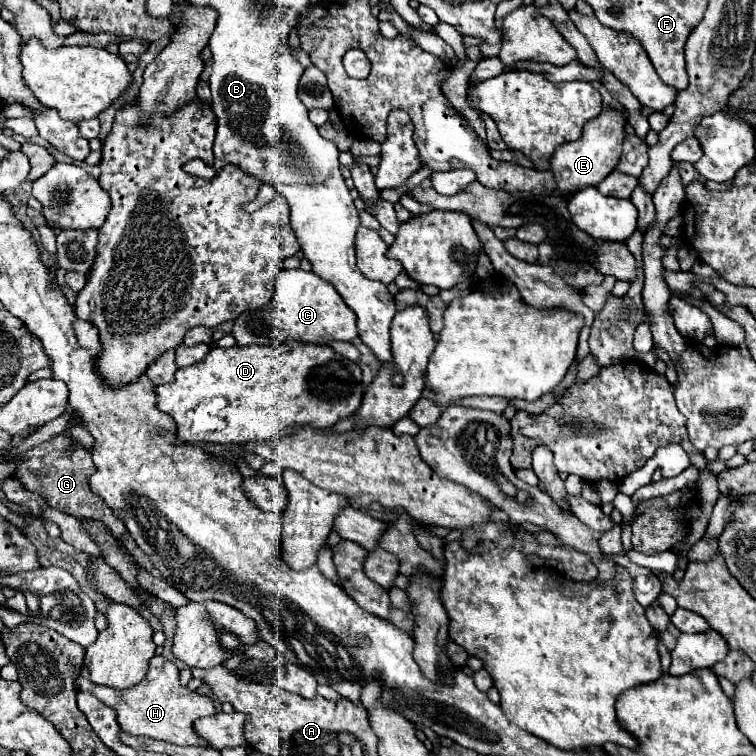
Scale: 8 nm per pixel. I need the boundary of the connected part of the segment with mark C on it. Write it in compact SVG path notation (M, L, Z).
M282 269L272 301L260 309L240 313L240 317L234 319L232 335L238 345L278 345L286 339L330 345L332 341L352 341L358 329L354 311L348 309L330 283L322 281L312 271Z

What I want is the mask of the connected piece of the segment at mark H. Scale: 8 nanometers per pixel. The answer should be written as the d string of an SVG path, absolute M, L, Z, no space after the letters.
M152 657L148 663L148 673L144 681L128 689L114 689L108 685L92 683L88 667L82 665L80 673L76 675L76 691L92 693L100 701L104 701L110 709L114 709L116 719L124 733L130 733L134 737L160 739L174 745L206 745L204 741L200 741L200 737L194 735L192 725L198 717L208 717L216 713L210 697L198 695L196 691L190 691L188 687L180 685L178 667L166 657Z

